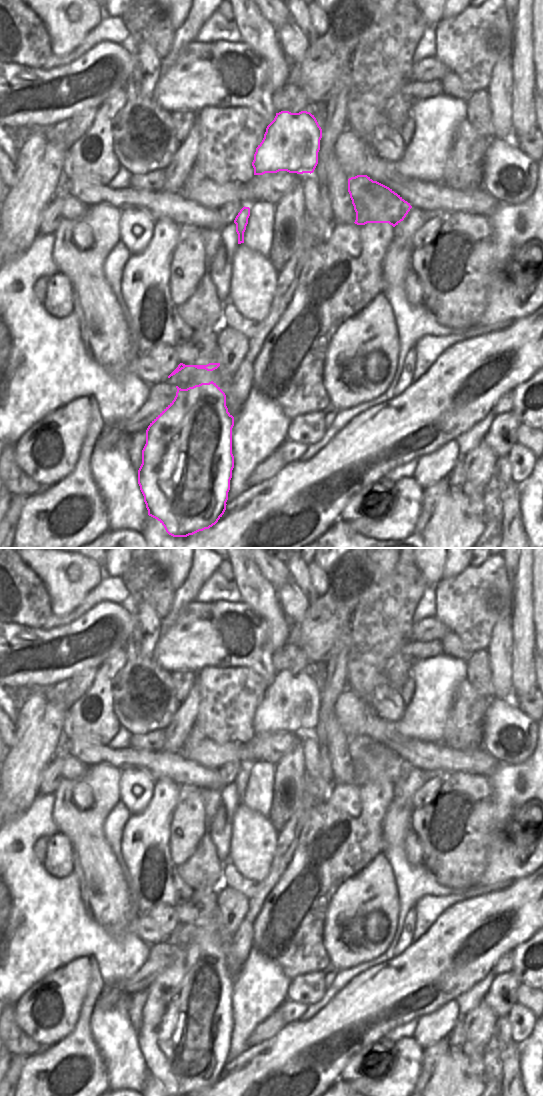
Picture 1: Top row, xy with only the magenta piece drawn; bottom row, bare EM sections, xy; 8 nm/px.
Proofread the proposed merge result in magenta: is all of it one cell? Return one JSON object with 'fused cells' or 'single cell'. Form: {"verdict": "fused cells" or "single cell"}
{"verdict": "single cell"}

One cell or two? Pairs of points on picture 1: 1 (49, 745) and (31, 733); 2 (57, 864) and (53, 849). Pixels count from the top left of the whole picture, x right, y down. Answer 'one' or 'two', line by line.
1: one
2: one

